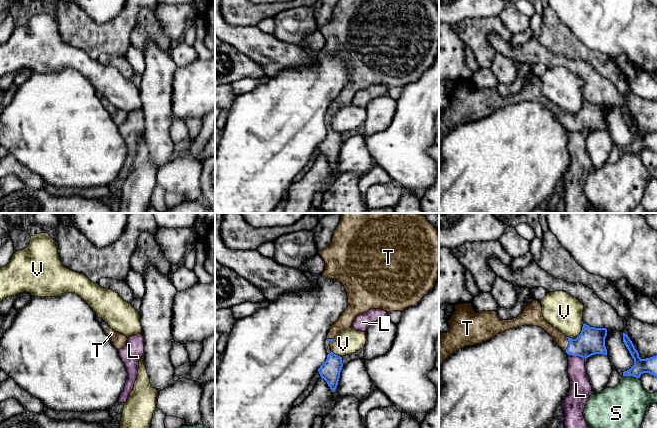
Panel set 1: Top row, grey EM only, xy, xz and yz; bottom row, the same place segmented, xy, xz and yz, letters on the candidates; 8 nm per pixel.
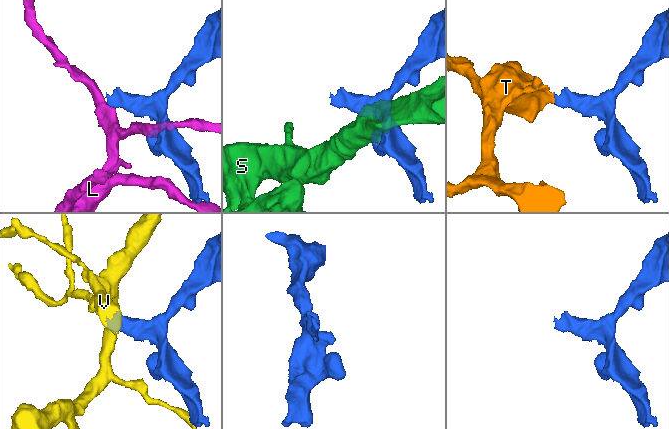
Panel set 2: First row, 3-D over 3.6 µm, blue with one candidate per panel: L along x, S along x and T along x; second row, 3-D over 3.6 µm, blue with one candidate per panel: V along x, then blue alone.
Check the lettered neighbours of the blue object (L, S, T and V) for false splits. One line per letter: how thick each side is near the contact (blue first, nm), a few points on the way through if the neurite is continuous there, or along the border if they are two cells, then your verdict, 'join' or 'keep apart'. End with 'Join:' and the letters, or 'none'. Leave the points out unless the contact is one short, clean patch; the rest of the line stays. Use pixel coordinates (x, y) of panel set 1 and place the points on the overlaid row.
L: calibres 220 and 160 nm; border yz (568, 354), (585, 358); keep apart
S: calibres 130 and 340 nm; keep apart
T: calibres 220 and 100 nm; way yz (591, 341), (587, 344), (568, 344), (561, 340); join
V: calibres 220 and 280 nm; border yz (584, 323), (581, 332), (575, 338), (567, 337); keep apart
Join: T

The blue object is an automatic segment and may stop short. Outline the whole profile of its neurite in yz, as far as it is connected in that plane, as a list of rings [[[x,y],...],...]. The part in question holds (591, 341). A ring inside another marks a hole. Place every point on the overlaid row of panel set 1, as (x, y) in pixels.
[[[535,299],[512,320],[500,319],[496,311],[476,313],[472,303],[458,304],[454,308],[456,311],[448,321],[450,331],[441,333],[439,337],[439,384],[442,382],[440,366],[448,356],[461,348],[486,342],[499,333],[524,325],[545,330],[568,355],[585,359],[595,354],[607,356],[606,328],[590,327],[584,323],[580,335],[576,339],[569,338],[544,319],[541,303]]]

